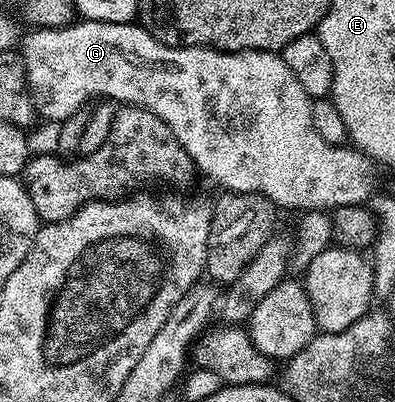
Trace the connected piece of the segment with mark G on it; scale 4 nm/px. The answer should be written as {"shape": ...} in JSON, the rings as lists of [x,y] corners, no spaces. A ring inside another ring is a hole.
{"shape":[[[78,19],[64,28],[39,28],[30,31],[30,36],[20,41],[20,60],[25,66],[25,83],[29,97],[36,108],[36,115],[42,120],[55,120],[62,122],[76,111],[84,109],[88,100],[96,101],[98,98],[108,98],[121,106],[132,106],[134,108],[146,108],[151,110],[163,122],[167,124],[179,138],[179,146],[187,150],[187,154],[193,159],[193,167],[198,173],[201,172],[209,180],[218,184],[218,189],[231,192],[258,192],[260,196],[266,196],[278,209],[297,208],[296,210],[332,210],[351,206],[352,204],[365,204],[378,191],[377,171],[378,165],[369,156],[362,152],[348,150],[341,146],[334,146],[323,142],[319,138],[319,130],[311,122],[311,106],[313,100],[299,86],[295,74],[287,70],[287,62],[281,60],[276,52],[220,52],[218,48],[173,48],[170,44],[159,42],[147,29],[141,27],[140,23],[132,22],[120,24],[119,22],[91,21]]]}

